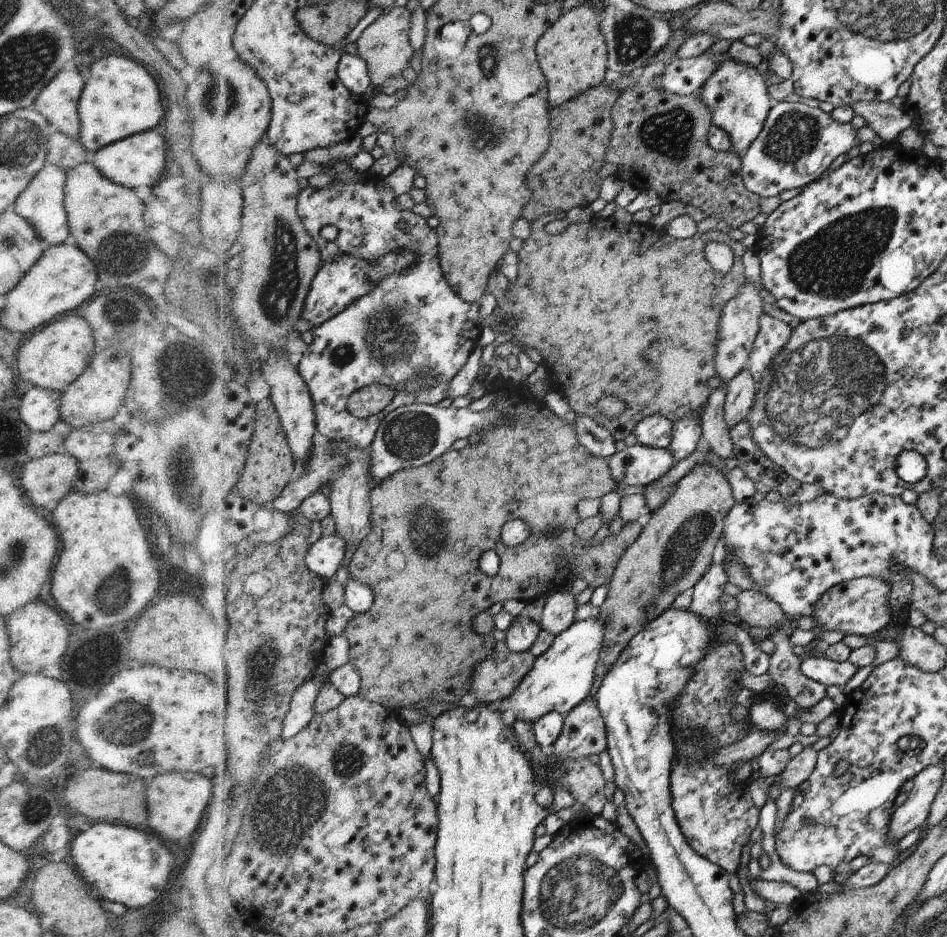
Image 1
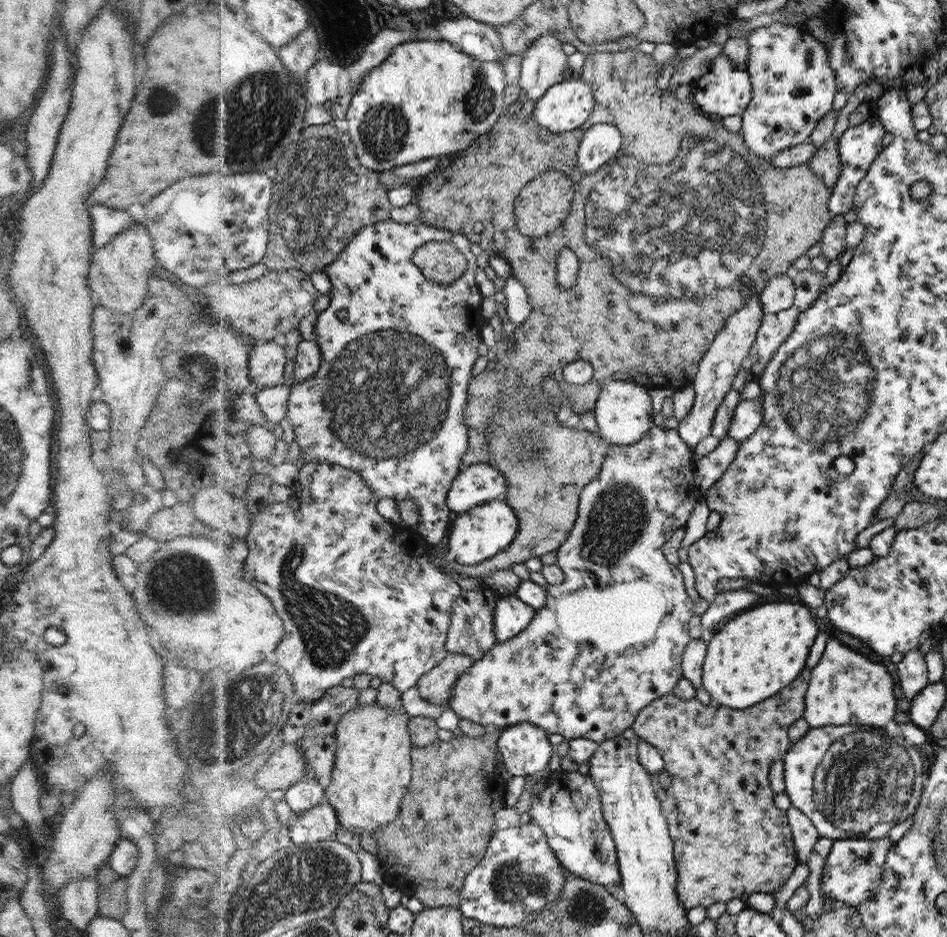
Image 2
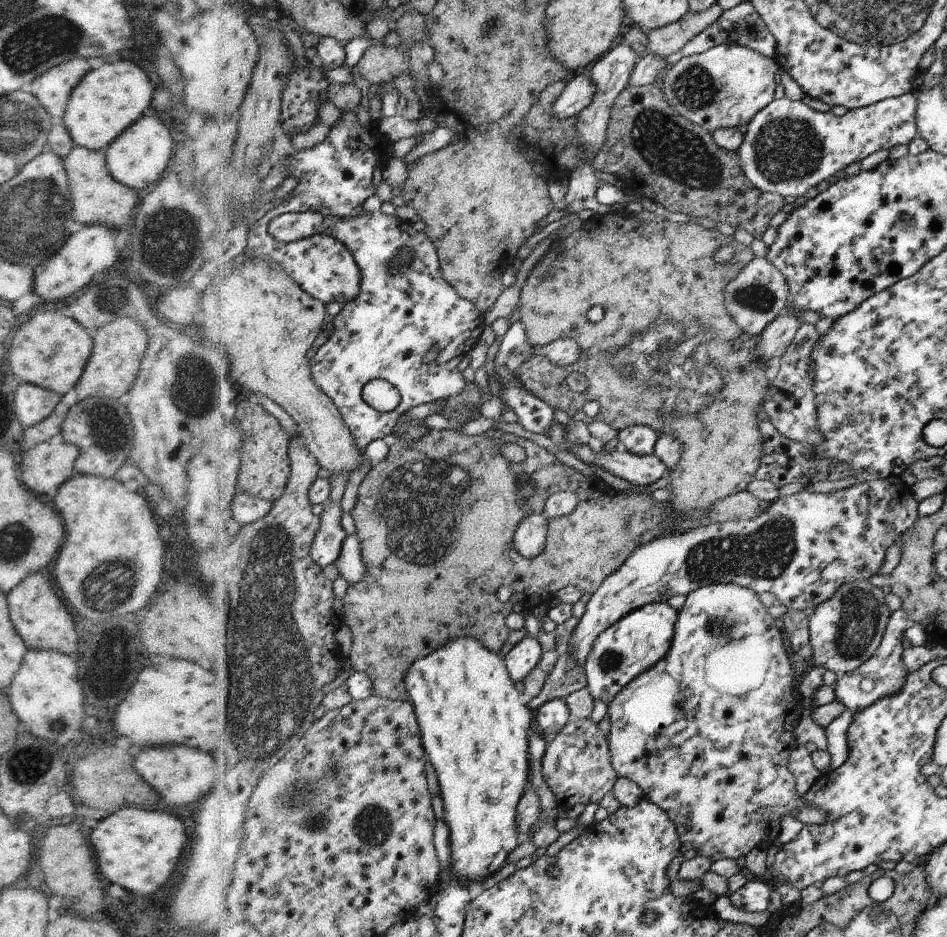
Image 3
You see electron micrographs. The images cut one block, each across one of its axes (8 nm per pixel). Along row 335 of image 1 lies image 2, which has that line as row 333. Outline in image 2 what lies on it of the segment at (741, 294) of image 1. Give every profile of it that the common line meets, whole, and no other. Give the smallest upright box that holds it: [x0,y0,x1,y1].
[676,291,763,447]

